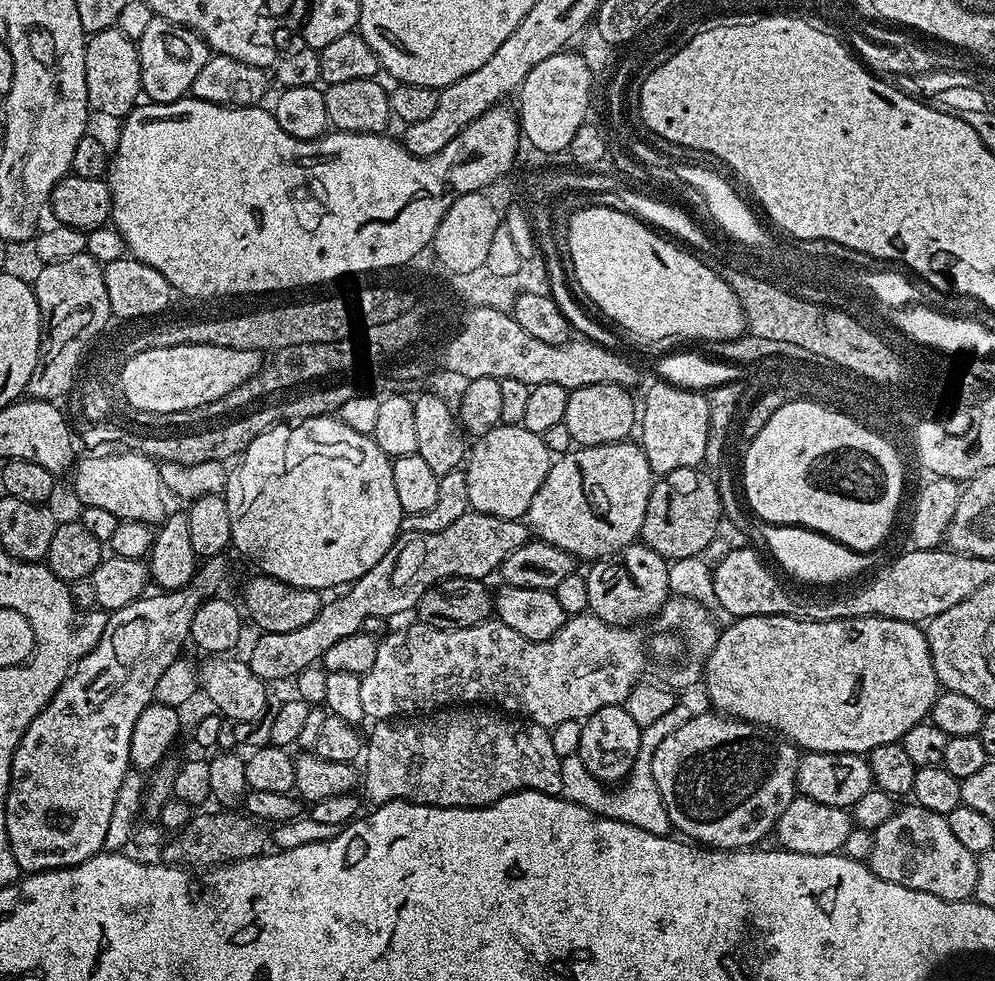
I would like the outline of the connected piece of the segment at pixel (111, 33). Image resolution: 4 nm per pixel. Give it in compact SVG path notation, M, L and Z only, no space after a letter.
M113 26L91 33L86 40L86 94L93 113L123 118L137 107L142 96L140 86L140 49L137 41L126 38Z

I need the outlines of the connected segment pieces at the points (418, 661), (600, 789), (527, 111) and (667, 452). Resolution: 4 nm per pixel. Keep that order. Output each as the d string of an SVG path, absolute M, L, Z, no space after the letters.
M673 595L656 611L655 616L648 617L648 621L654 622L652 628L643 622L627 626L607 624L594 615L581 614L569 618L562 630L558 630L554 638L546 638L546 642L530 642L530 638L522 638L518 630L510 630L510 626L498 618L489 618L478 626L462 630L438 630L429 624L413 622L409 628L389 631L379 641L374 666L370 666L370 670L363 672L360 678L362 710L369 721L383 722L393 718L412 718L417 714L432 714L437 711L435 708L443 704L476 706L483 702L488 706L499 706L505 713L527 718L531 723L541 724L549 730L560 722L583 722L603 707L623 705L624 699L631 697L636 685L645 679L646 674L636 677L634 672L638 672L642 660L640 644L646 642L650 630L654 630L658 644L682 644L682 674L686 673L686 680L690 683L699 685L704 675L704 663L710 658L718 635L716 620L708 611L707 604Z
M676 702L665 707L659 716L649 719L643 725L641 746L631 772L629 772L627 779L615 786L605 786L596 780L595 776L586 770L586 766L582 764L577 755L563 757L560 765L562 766L562 795L564 799L590 810L596 816L605 816L623 824L638 826L650 834L669 835L673 831L673 827L666 814L662 794L658 794L658 782L654 782L652 759L654 758L654 750L658 750L660 743L670 734L674 734L674 730L678 730L678 726L686 726L686 722L693 715L693 709L688 709L686 705Z
M573 50L556 52L543 62L538 62L518 89L520 108L518 123L525 141L528 140L540 152L567 153L574 134L589 119L588 103L592 100L592 70L578 53Z
M655 383L649 386L638 416L638 443L644 449L653 473L676 474L681 470L699 469L704 463L710 422L707 395L700 390Z

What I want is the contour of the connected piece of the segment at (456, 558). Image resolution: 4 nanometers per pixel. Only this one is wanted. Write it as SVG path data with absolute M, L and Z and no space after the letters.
M467 511L455 522L450 522L446 530L437 532L404 532L396 537L392 548L378 558L378 566L366 570L347 589L345 596L337 600L321 603L318 618L301 626L299 630L285 632L265 632L257 635L252 644L252 653L246 656L250 670L265 682L294 678L302 670L319 665L326 650L342 638L350 638L361 631L366 618L391 618L403 612L411 613L416 603L441 580L455 576L484 580L495 573L514 550L528 543L530 529L523 519L494 518L494 514Z

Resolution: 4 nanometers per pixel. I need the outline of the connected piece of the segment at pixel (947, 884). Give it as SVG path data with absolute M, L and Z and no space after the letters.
M908 802L905 808L897 807L886 822L873 831L872 837L874 846L866 863L874 874L878 874L878 878L894 882L894 886L906 886L906 890L934 894L943 900L971 900L975 897L978 882L977 853L966 850L966 846L958 842L958 838L950 831L947 816L939 816L934 814L934 810L926 810L920 804Z

